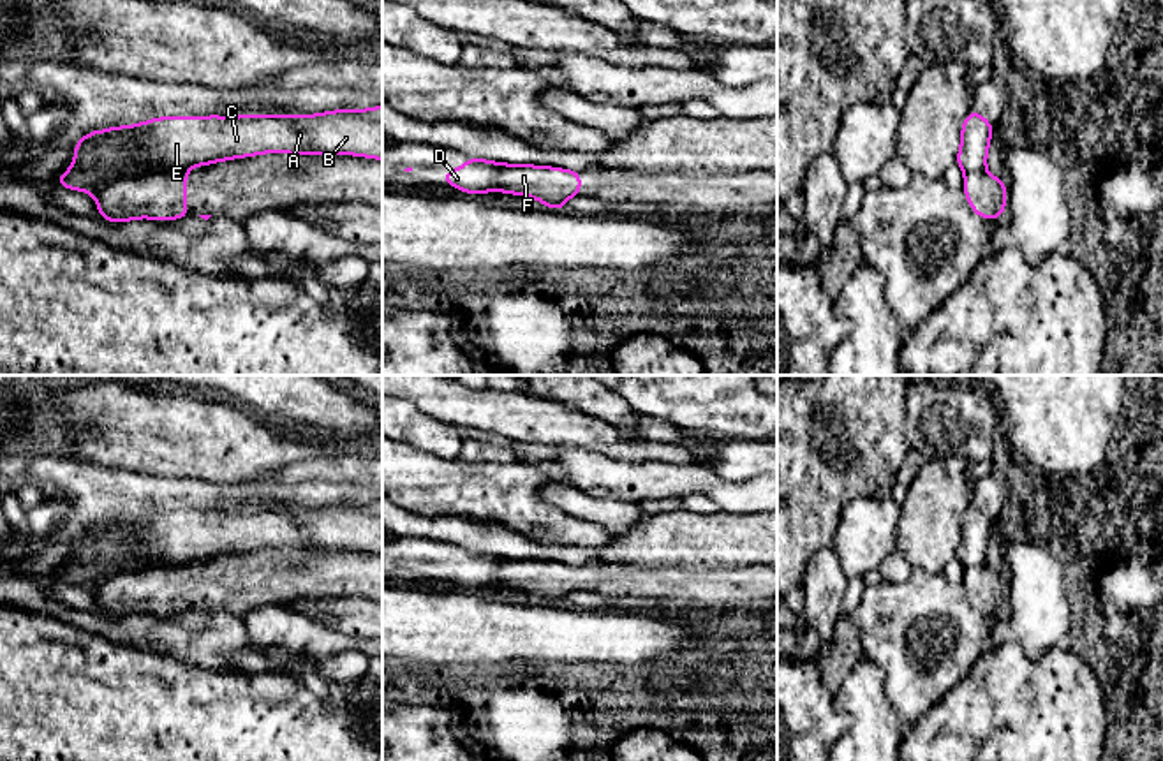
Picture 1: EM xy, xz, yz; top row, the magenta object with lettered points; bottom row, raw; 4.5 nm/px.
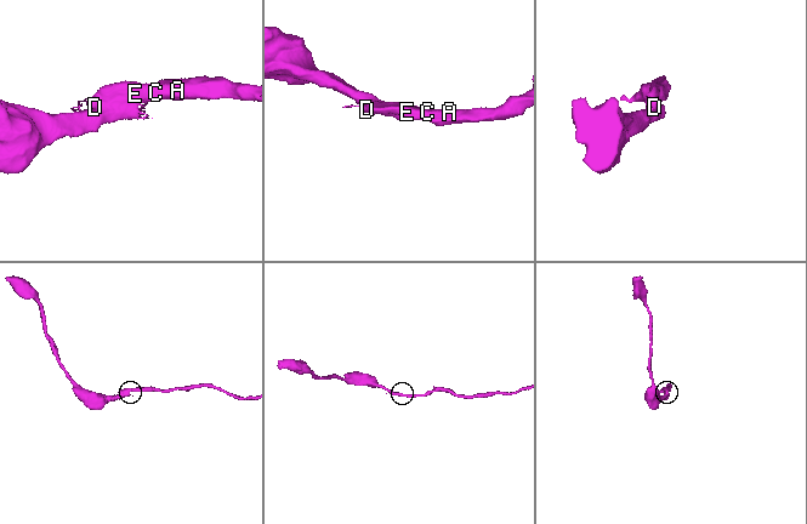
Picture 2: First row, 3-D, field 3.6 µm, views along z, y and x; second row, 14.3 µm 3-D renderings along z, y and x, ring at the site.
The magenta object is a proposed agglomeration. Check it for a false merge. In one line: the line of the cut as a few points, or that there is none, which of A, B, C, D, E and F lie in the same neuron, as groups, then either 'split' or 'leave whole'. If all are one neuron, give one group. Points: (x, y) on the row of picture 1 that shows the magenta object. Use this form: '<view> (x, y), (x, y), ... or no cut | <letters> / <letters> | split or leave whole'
xy (94, 196), (117, 180), (155, 175), (168, 201), (177, 208) | A B C D E / F | split

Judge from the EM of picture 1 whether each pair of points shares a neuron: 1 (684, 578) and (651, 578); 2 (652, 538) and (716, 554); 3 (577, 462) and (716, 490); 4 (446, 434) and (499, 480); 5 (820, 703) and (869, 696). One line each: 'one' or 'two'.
1: one
2: one
3: one
4: two
5: two

